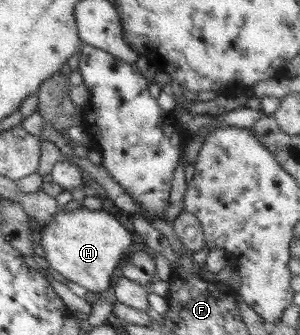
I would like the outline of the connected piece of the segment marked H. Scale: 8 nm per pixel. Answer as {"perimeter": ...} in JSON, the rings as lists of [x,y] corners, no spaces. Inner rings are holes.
{"perimeter":[[[81,207],[73,211],[60,210],[51,218],[47,228],[43,228],[41,233],[41,248],[45,251],[45,260],[49,266],[71,282],[77,282],[87,288],[90,292],[101,292],[109,294],[111,291],[111,274],[119,266],[121,260],[127,256],[127,248],[133,242],[133,233],[131,233],[121,222],[109,214],[109,209],[91,210],[87,207]]]}

